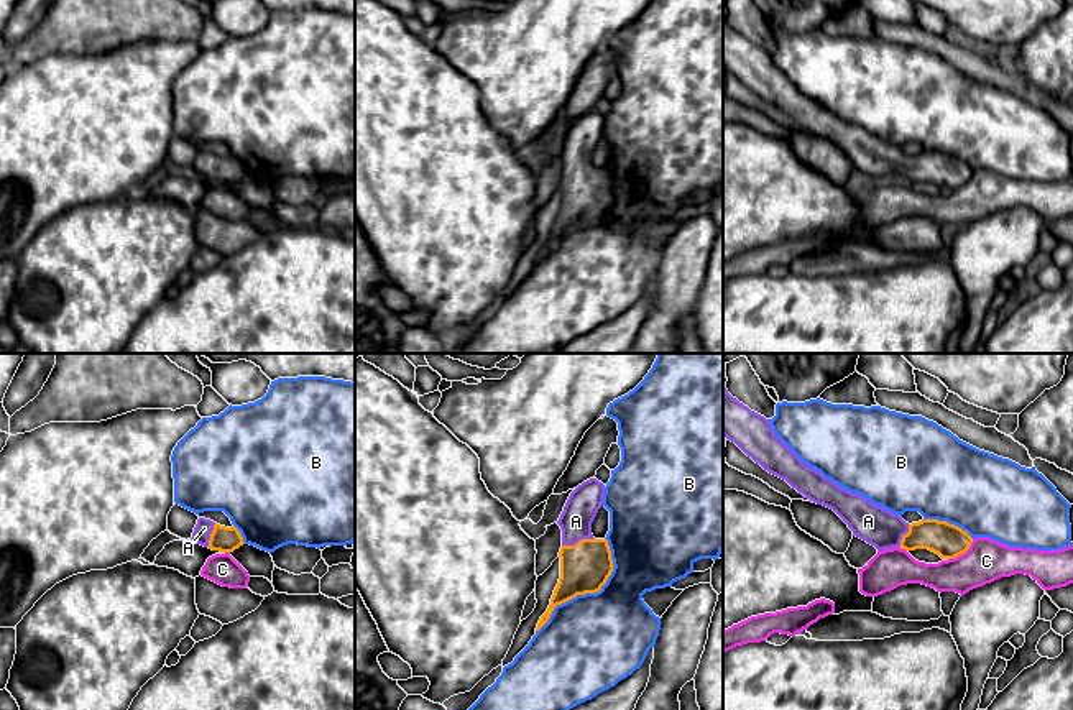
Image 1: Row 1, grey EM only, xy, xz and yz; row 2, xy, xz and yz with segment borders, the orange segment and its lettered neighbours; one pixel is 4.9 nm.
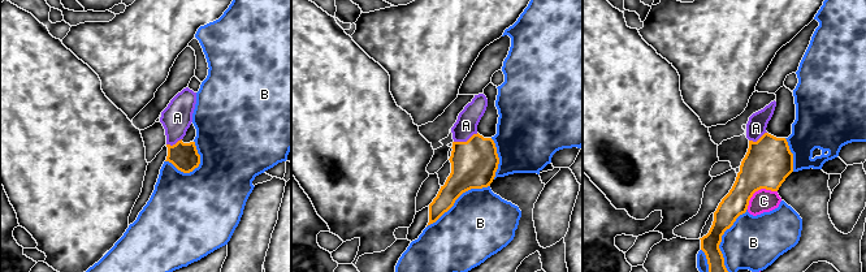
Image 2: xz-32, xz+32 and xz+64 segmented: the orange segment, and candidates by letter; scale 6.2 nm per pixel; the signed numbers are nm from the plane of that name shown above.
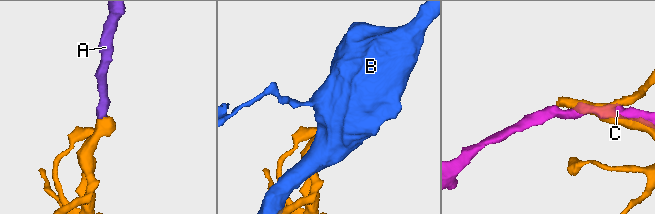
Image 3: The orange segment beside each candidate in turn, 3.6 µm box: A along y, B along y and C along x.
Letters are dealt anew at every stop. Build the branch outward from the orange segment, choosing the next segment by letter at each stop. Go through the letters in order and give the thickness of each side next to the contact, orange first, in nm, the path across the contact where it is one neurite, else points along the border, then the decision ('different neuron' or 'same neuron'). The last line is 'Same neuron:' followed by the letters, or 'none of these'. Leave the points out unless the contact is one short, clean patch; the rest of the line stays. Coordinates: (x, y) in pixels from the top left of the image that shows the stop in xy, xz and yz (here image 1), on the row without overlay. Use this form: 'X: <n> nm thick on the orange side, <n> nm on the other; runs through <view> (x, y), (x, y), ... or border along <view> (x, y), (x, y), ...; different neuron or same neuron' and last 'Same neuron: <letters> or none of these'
A: 240 nm thick on the orange side, 160 nm on the other; runs through xz (585, 199), (579, 173), (575, 153); same neuron
B: 240 nm thick on the orange side, 460 nm on the other; different neuron
C: 170 nm thick on the orange side, 200 nm on the other; different neuron
Same neuron: A

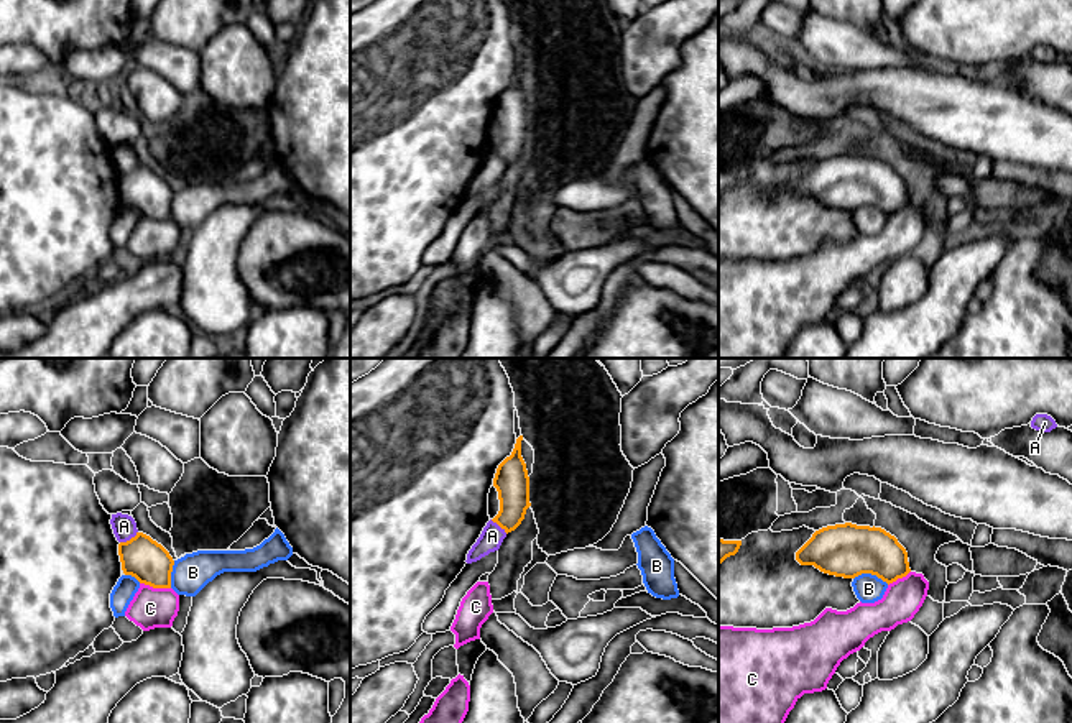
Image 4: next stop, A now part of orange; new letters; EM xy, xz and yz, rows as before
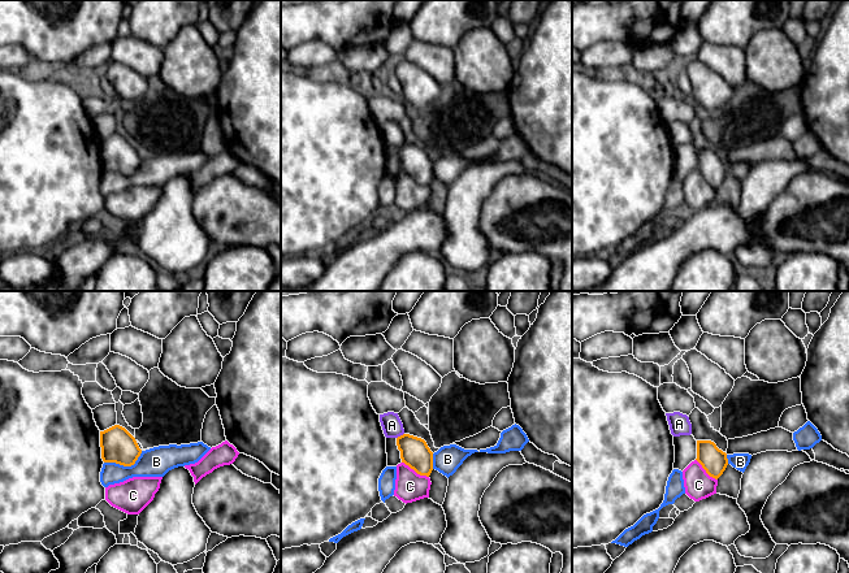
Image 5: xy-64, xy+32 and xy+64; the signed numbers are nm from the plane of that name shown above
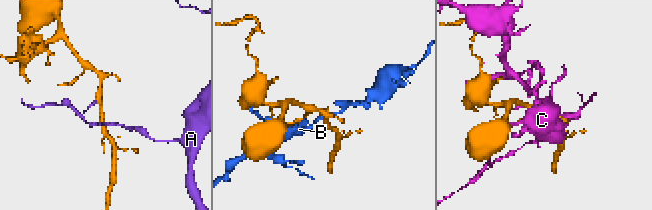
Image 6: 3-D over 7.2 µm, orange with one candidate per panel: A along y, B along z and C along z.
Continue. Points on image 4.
A: 200 nm thick on the orange side, 120 nm on the other; border along xy (137, 163), (120, 174); different neuron
B: 260 nm thick on the orange side, 140 nm on the other; different neuron
C: 200 nm thick on the orange side, 200 nm on the other; different neuron
Same neuron: none of these

